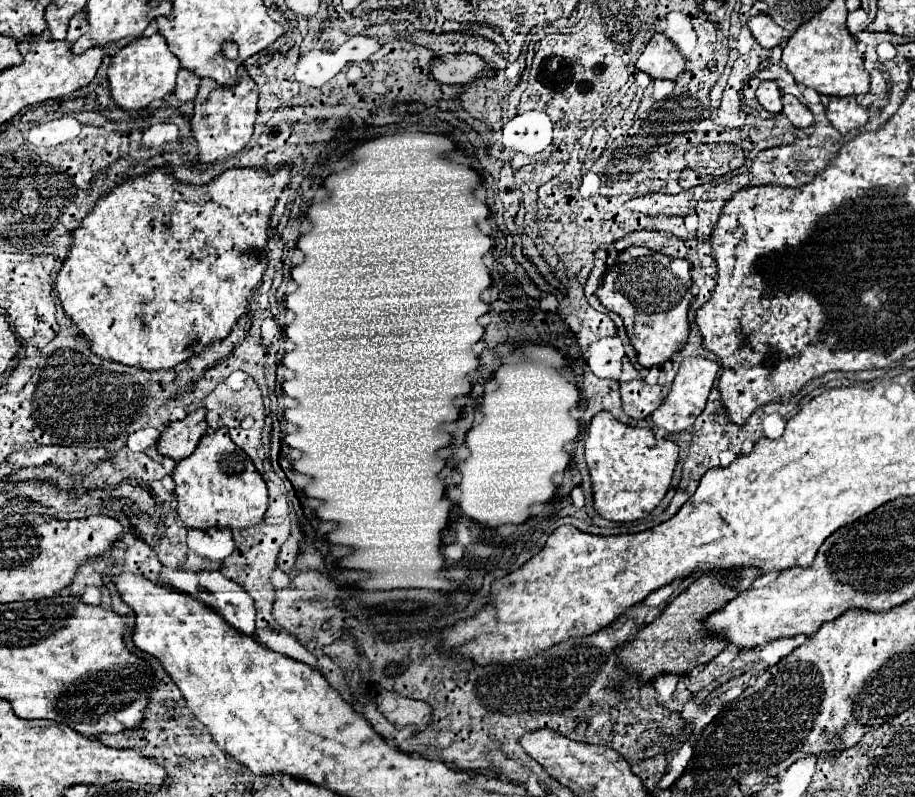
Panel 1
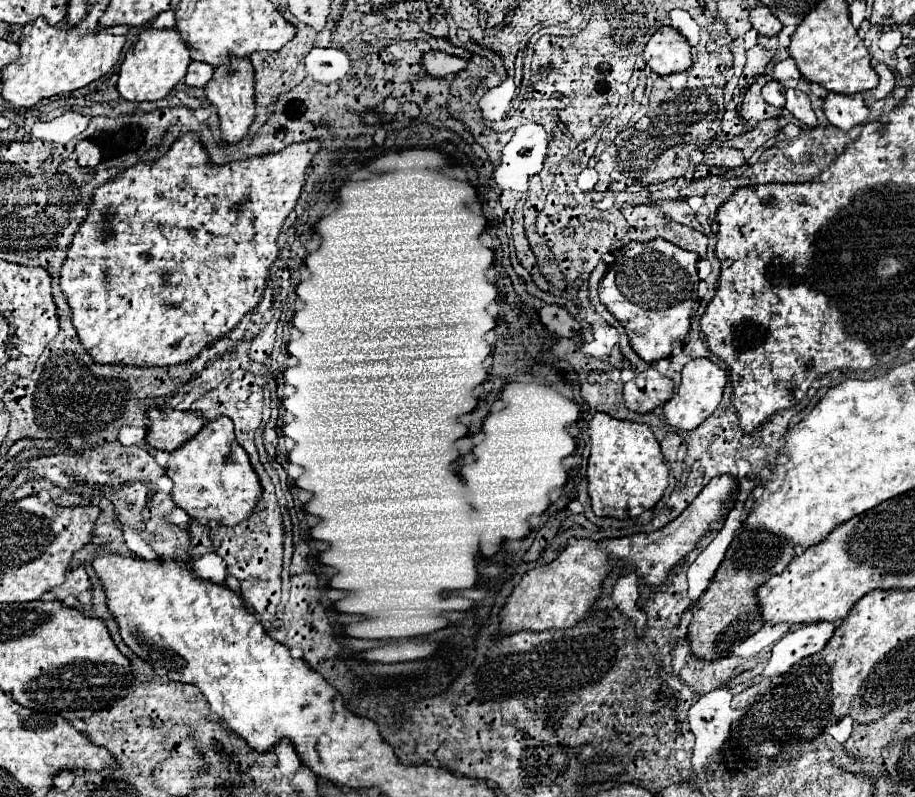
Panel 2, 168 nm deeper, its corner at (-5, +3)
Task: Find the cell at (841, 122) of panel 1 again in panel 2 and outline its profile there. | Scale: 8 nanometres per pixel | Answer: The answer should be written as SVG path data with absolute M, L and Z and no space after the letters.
M829 93L823 103L823 111L831 125L839 127L841 131L851 131L853 127L865 123L869 119L869 109L863 103L863 95L841 95Z

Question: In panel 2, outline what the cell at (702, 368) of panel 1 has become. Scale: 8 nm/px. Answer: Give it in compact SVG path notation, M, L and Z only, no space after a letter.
M699 357L689 361L683 371L681 371L681 387L677 391L677 395L673 395L665 405L663 405L663 415L665 421L671 427L677 427L681 431L691 431L695 427L699 427L719 405L723 389L727 383L727 371L721 369L717 363L713 363L707 357Z

